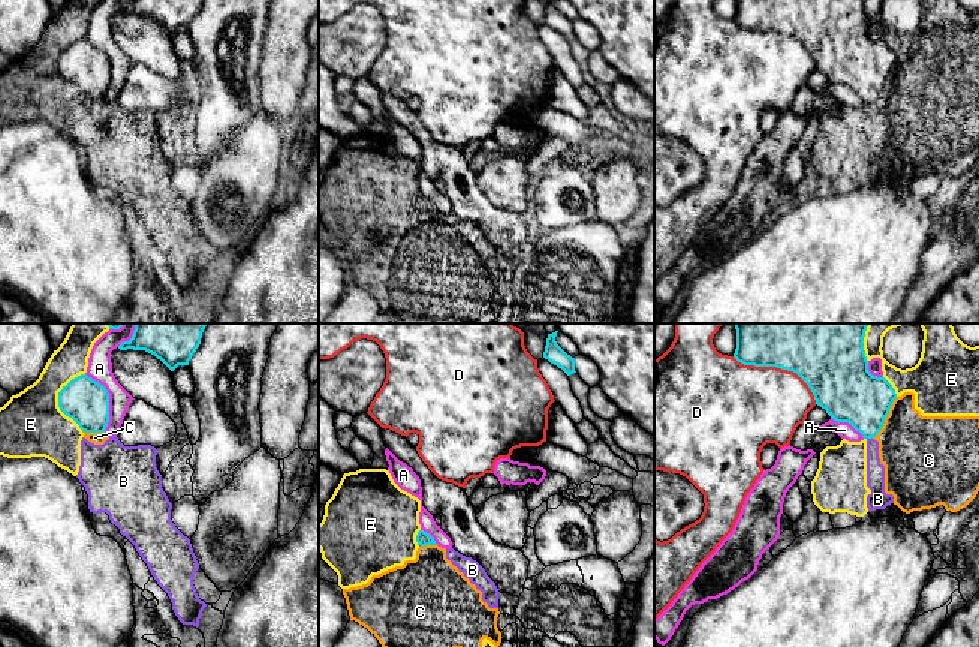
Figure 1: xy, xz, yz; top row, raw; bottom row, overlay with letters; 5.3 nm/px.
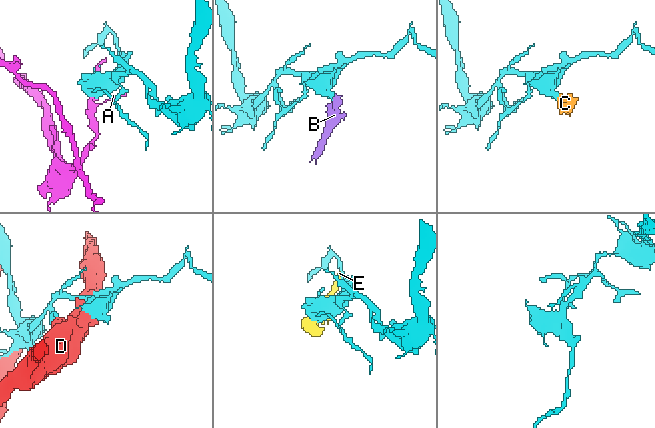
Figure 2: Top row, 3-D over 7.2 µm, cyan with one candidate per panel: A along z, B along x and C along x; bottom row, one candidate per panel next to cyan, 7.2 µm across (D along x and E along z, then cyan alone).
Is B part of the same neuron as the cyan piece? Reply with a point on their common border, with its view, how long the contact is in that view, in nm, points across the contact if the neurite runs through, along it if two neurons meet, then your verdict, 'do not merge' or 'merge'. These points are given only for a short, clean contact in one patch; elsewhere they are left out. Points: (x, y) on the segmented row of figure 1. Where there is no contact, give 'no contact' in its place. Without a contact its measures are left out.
contact yz (870, 438); length 30 nm; border yz (867, 438), (871, 439); do not merge

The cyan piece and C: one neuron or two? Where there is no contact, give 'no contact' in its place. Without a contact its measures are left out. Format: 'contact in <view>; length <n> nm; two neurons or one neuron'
contact in yz; length 260 nm; two neurons

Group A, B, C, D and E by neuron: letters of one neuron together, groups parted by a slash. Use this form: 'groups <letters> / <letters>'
groups A / B C E / D

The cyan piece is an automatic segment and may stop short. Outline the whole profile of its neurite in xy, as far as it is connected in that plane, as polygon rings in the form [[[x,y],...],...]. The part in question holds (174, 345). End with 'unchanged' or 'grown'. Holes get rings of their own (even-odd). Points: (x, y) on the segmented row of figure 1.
[[[135,324],[133,335],[120,350],[145,350],[160,359],[171,371],[189,365],[201,344],[208,324]]]; unchanged

